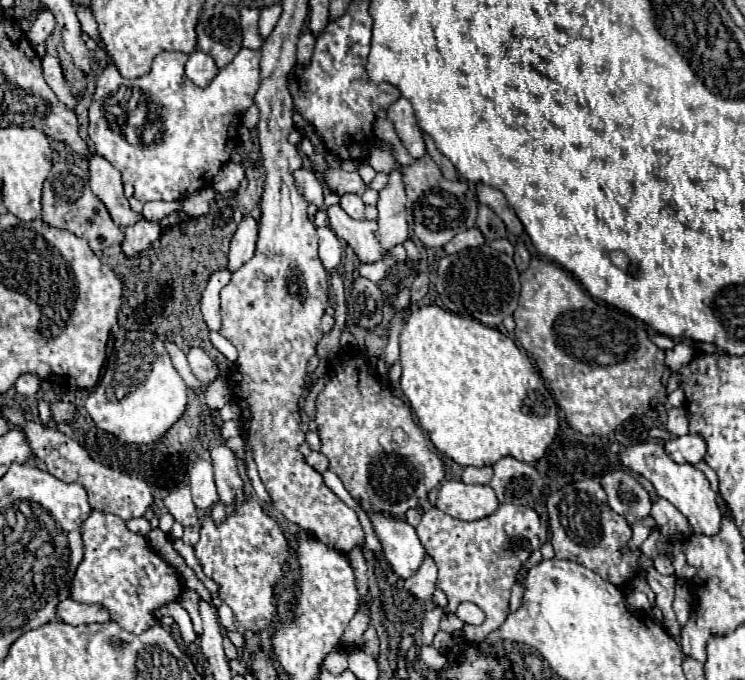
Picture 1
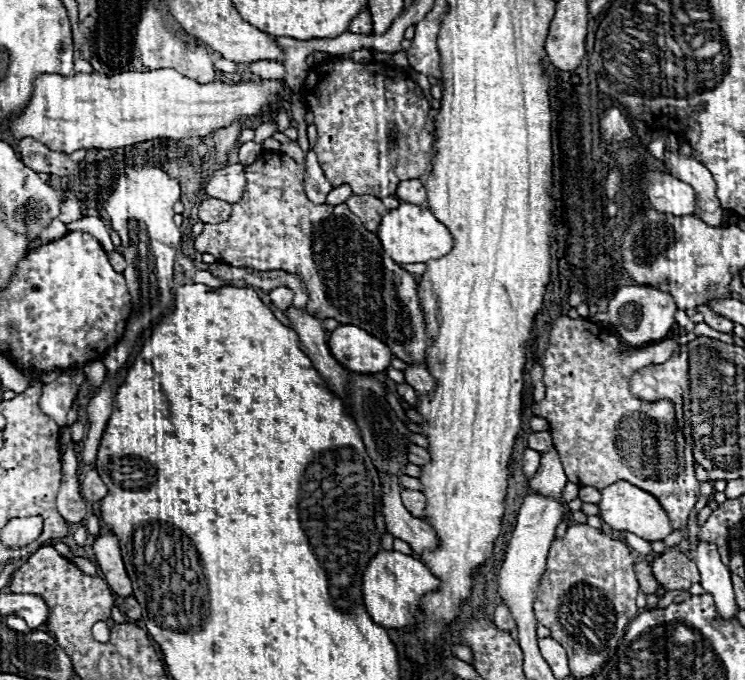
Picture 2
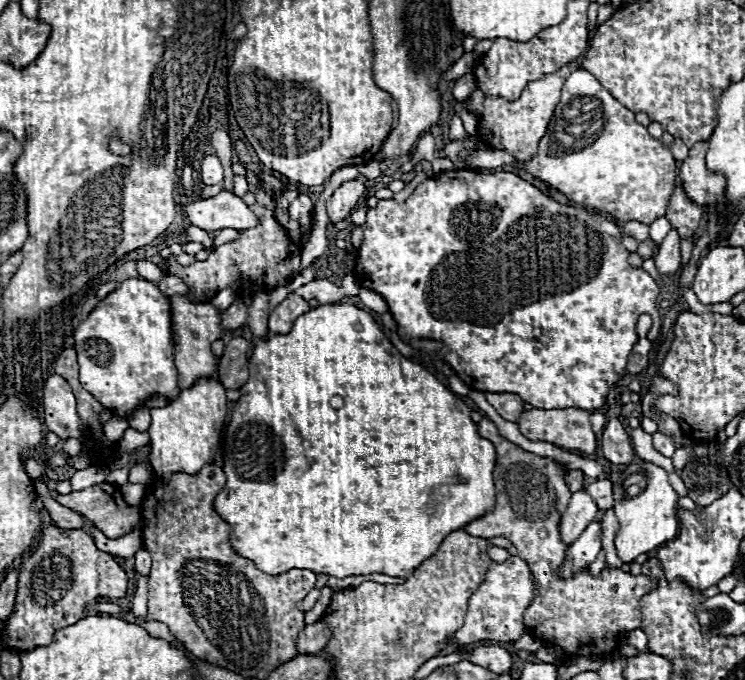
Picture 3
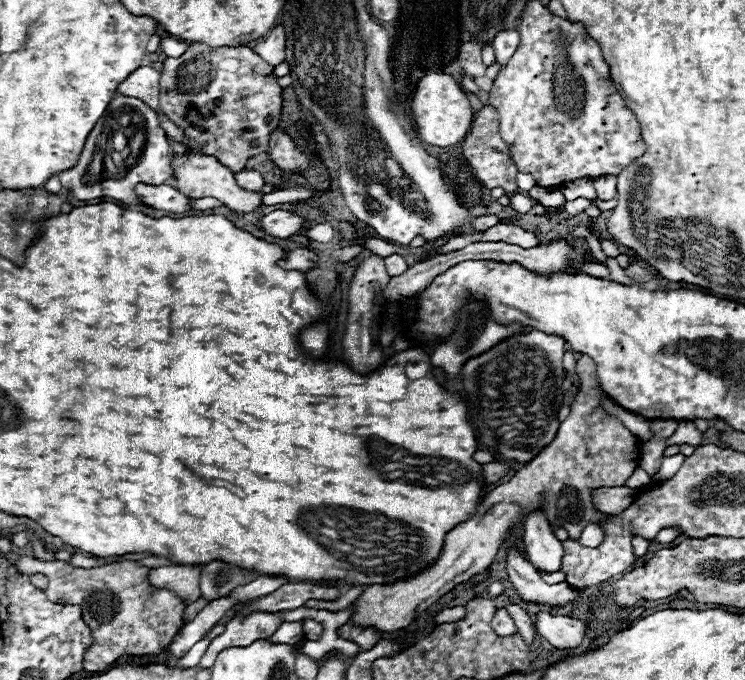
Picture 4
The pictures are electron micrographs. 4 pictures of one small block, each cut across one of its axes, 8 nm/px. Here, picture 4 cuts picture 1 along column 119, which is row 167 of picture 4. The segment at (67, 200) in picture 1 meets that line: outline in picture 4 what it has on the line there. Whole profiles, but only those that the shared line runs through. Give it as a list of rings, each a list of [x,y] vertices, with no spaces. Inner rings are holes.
[[[194,42],[180,58],[164,60],[160,108],[184,132],[184,146],[200,146],[204,154],[214,156],[236,174],[244,170],[248,158],[268,150],[268,134],[280,122],[282,88],[272,74],[272,66],[252,48],[212,48]]]

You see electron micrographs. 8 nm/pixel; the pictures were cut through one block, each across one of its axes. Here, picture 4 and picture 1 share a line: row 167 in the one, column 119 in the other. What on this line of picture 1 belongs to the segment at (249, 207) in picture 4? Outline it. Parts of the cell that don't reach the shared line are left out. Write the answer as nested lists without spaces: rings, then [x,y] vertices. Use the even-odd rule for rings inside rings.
[[[100,154],[88,156],[88,172],[92,192],[106,204],[112,220],[118,226],[132,226],[140,218],[140,214],[134,214],[128,206],[120,172]]]

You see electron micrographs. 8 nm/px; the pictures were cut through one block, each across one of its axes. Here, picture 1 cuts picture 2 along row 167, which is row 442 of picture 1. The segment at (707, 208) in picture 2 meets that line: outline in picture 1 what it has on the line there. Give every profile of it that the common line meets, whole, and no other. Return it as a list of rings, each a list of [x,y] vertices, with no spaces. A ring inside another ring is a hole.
[[[686,434],[664,442],[666,454],[678,464],[696,464],[706,454],[706,442],[696,434]]]

